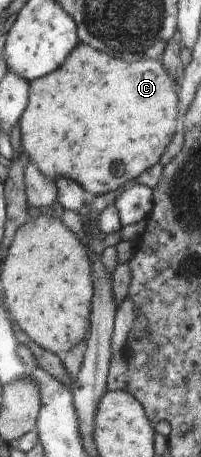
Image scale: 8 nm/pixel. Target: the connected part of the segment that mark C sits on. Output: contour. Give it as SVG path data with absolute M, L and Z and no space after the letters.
M82 44L61 68L29 84L28 105L19 122L23 150L45 176L74 180L90 197L118 192L142 172L163 162L171 142L175 142L175 134L184 125L175 82L161 60L126 61Z

